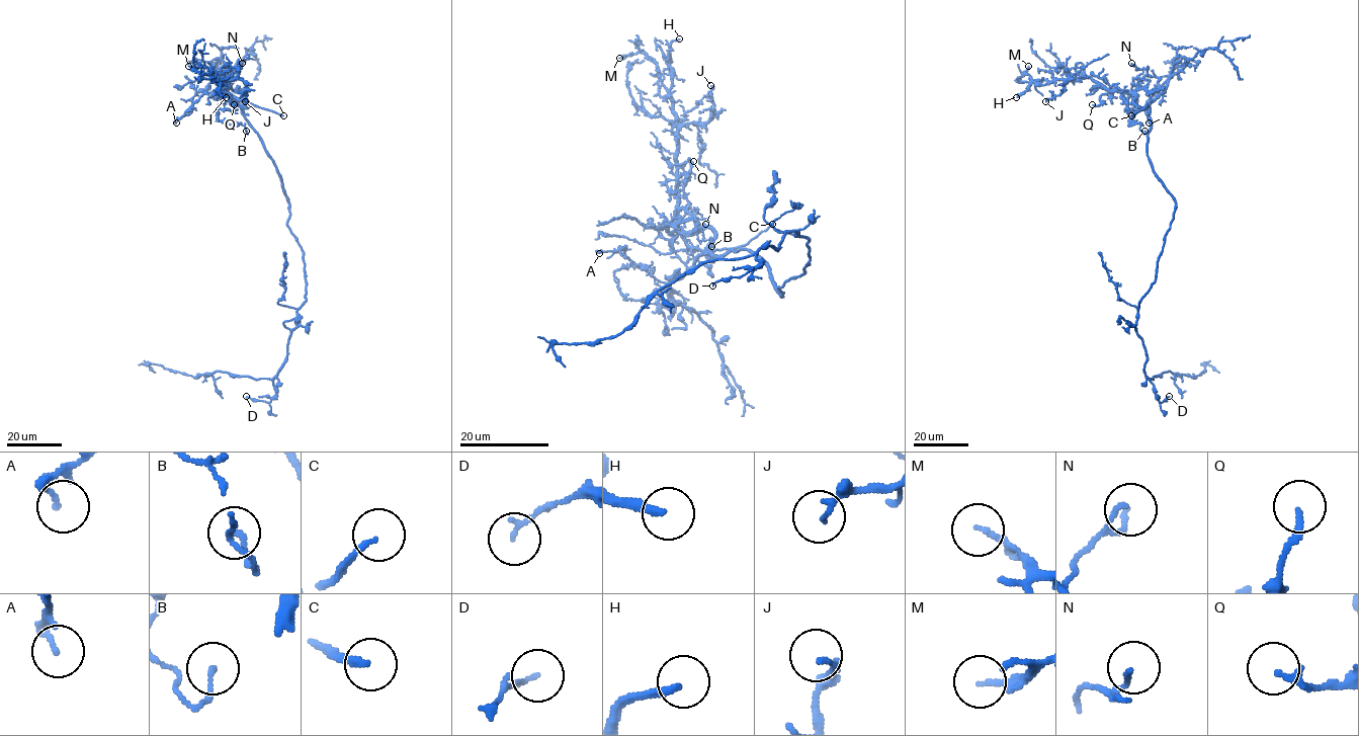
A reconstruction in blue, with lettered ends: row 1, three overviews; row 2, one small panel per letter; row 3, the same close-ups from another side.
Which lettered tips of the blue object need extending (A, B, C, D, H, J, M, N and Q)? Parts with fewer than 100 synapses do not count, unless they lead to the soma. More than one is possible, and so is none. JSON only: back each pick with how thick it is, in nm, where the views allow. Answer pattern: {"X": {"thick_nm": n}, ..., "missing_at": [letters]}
{"C": {"thick_nm": 160}, "missing_at": ["C"]}

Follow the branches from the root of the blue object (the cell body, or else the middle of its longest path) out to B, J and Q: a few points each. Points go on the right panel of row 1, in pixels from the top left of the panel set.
B: (1166, 234), (1175, 201), (1147, 155), (1151, 118), (1134, 95), (1128, 125), (1140, 123), (1144, 131)
J: (1166, 234), (1175, 201), (1147, 155), (1151, 118), (1147, 108), (1133, 101), (1135, 96), (1077, 77), (1045, 101)
Q: (1166, 234), (1175, 201), (1147, 155), (1149, 109), (1129, 92), (1109, 91), (1092, 104)

